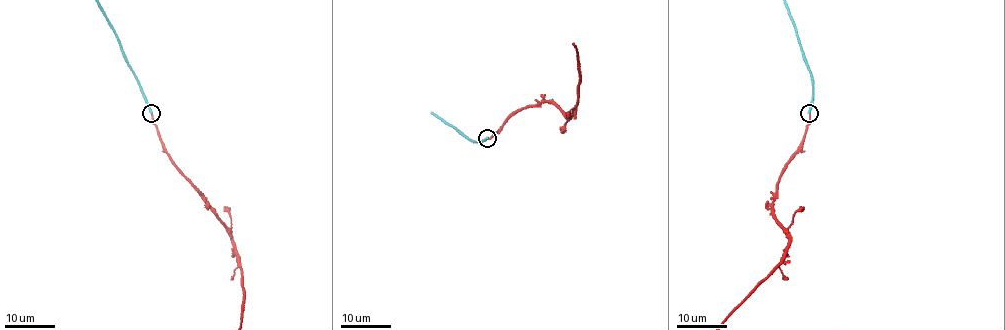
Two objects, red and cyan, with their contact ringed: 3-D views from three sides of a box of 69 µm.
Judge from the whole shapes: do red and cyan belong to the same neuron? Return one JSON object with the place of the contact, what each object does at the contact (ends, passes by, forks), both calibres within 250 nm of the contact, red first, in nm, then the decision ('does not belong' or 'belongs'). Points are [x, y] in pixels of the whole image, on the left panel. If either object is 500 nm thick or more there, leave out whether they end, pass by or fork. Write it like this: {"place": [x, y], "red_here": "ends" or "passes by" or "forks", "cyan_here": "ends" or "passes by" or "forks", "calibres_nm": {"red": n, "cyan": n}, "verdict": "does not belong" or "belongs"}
{"place": [151, 113], "red_here": "ends", "cyan_here": "ends", "calibres_nm": {"red": 360, "cyan": 400}, "verdict": "does not belong"}

